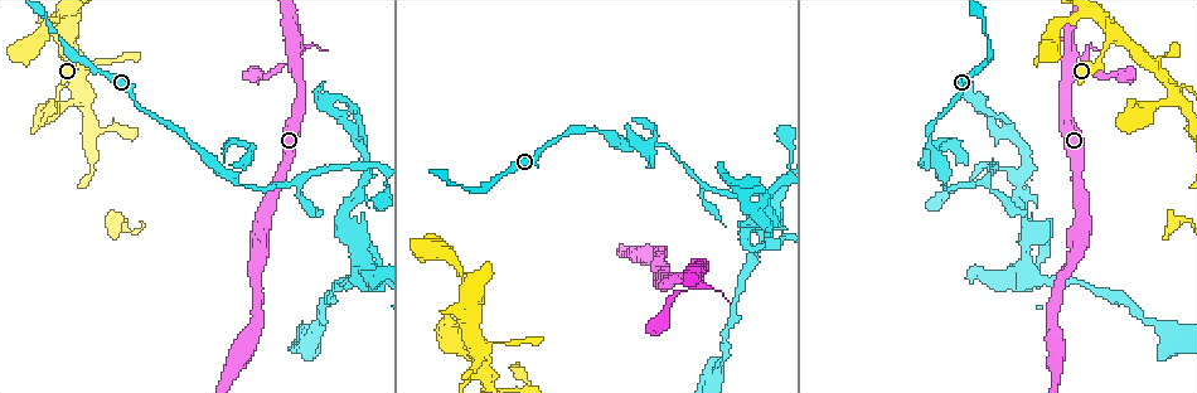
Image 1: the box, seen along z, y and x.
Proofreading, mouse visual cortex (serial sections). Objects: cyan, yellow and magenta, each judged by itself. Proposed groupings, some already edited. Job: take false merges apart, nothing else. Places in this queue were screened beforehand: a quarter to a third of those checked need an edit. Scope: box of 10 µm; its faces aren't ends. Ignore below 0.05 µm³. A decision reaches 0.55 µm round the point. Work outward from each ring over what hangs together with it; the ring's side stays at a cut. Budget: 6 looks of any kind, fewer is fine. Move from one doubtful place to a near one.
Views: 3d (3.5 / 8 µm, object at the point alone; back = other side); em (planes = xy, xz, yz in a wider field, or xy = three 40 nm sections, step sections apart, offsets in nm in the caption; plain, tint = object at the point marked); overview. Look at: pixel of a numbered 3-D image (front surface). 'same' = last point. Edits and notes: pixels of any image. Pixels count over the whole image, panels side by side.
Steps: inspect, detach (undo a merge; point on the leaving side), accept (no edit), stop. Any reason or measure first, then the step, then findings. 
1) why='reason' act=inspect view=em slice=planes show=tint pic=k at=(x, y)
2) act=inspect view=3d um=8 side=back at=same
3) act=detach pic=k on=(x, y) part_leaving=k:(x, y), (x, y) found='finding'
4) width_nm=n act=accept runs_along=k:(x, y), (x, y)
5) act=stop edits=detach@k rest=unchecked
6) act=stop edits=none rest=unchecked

why='abrupt turn' act=inspect view=3d um=8 side=back pic=1 at=(941, 170)

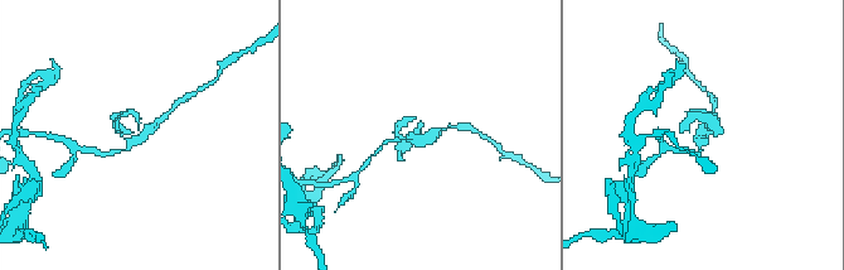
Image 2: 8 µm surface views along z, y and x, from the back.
why='closer look' act=inspect view=3d um=3.5 at=same

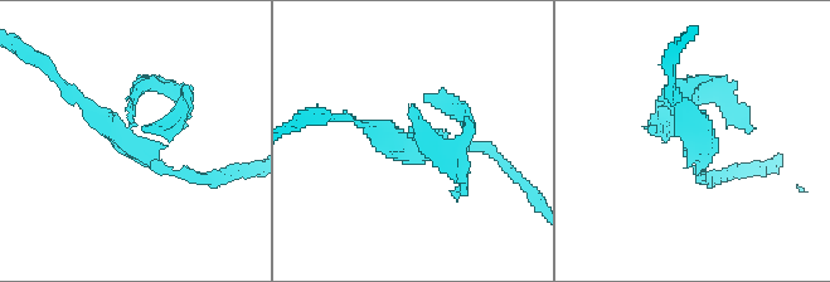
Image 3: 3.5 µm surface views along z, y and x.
act=inspect view=em slice=xy step=5 show=tint pic=3 at=(124, 140)

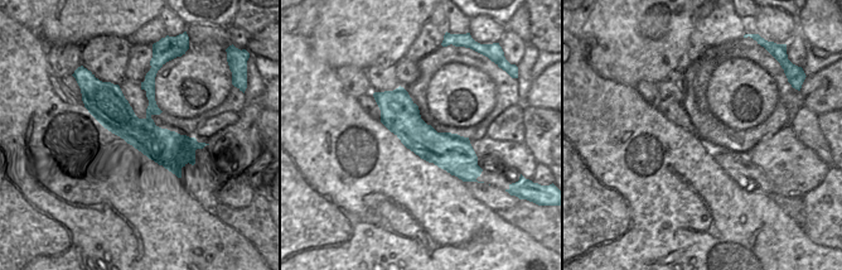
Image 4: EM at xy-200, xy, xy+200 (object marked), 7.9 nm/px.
arm_widths_nm=100,150,150 act=detach pic=3 on=(151, 129) part_leaving=3:(132, 124), (144, 84), (183, 93), (175, 116) found='two cells meet here'

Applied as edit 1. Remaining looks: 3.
why='narrows sharply' act=inspect view=3d um=3.5 pic=1 at=(769, 209)

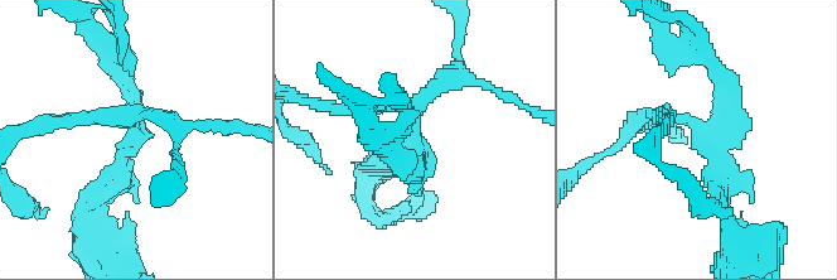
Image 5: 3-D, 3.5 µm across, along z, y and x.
why='now the EM' act=inspect view=em slice=xy step=3 show=tint pic=5 at=(702, 141)

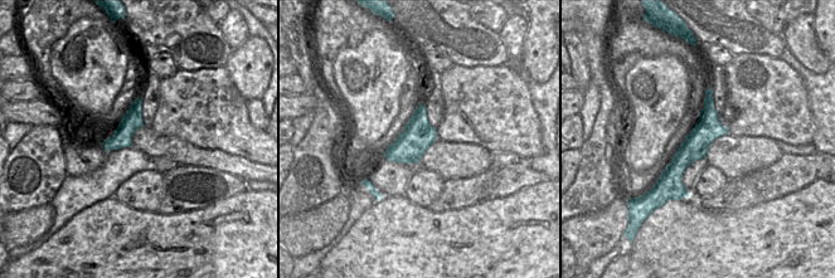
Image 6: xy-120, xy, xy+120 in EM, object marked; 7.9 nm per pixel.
act=detach pic=5 on=(88, 226) found='two cells meet here'

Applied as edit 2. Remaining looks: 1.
act=stop edits=detach@3,detach@5 rest=unchecked

